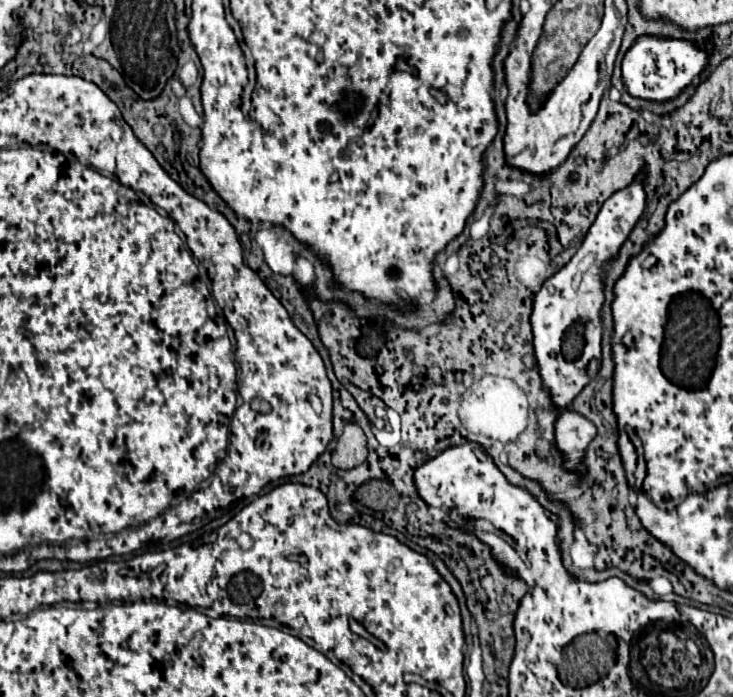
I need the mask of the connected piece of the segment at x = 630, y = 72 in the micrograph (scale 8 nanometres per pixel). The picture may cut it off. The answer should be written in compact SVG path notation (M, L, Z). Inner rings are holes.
M641 35L627 49L621 63L621 79L629 95L661 103L675 99L685 87L693 83L709 67L709 57L713 53L713 43L705 41L703 47L695 47L695 43L687 39L663 39L655 35Z

